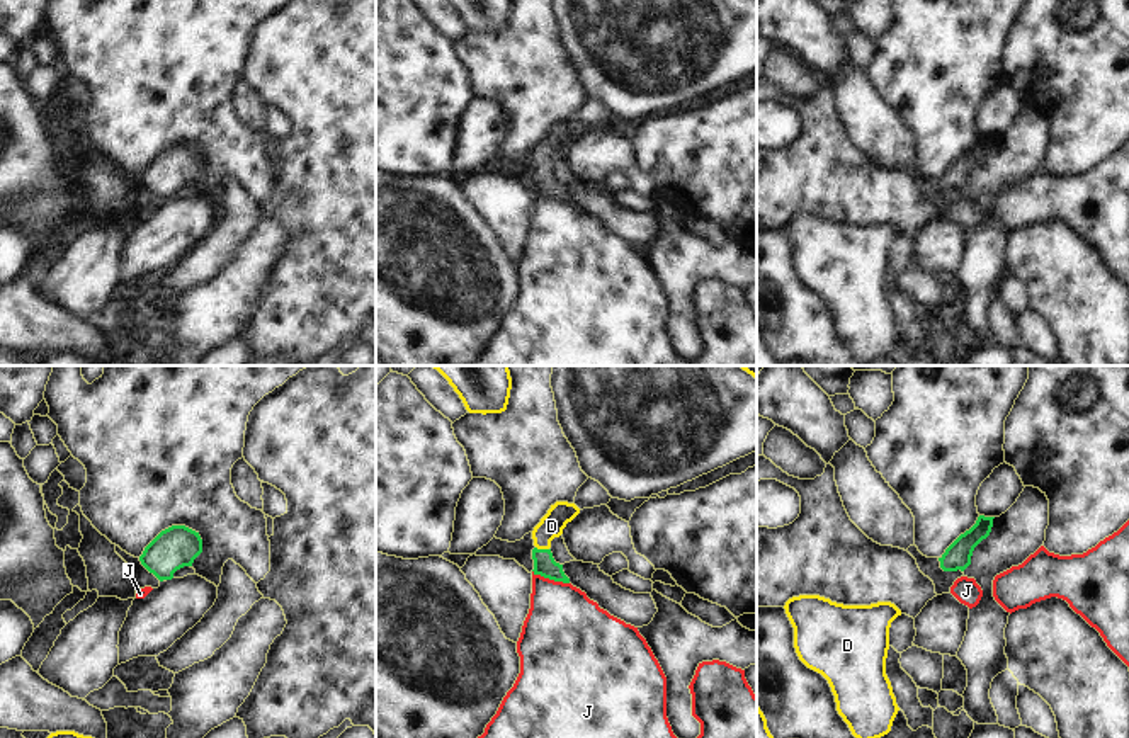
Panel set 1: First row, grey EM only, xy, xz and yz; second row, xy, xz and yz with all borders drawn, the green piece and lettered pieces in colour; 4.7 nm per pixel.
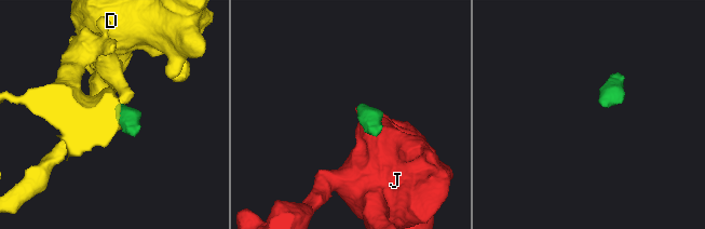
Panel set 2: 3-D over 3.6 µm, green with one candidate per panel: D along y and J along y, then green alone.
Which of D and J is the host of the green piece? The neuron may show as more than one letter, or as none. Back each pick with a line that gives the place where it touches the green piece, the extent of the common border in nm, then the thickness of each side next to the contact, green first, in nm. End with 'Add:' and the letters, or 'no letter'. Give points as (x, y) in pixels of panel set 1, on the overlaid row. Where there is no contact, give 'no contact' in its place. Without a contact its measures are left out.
D: xz (543, 550) | 70 nm | 110/120 nm
Add: D

